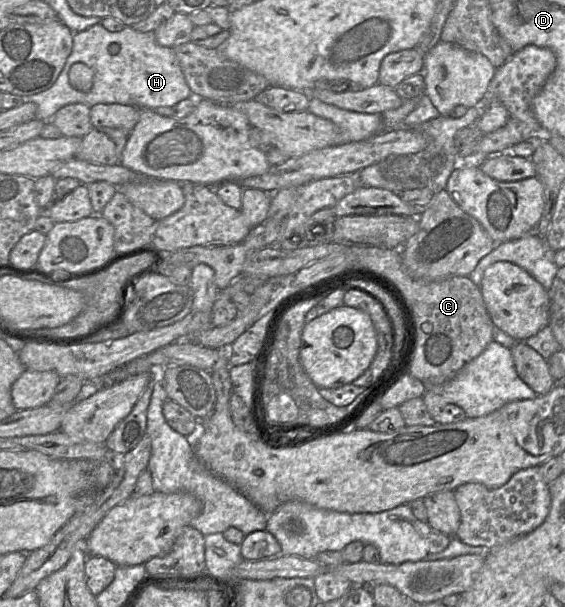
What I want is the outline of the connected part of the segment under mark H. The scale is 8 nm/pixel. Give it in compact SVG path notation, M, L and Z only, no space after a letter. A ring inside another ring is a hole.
M100 23L74 33L72 52L56 82L49 89L27 97L25 101L36 104L35 119L50 122L54 114L68 104L82 103L92 107L117 103L154 110L157 107L174 107L190 97L194 96L173 47L160 45L154 31L139 32L132 26L125 26L121 31L111 32ZM112 43L118 43L121 47L116 55L109 51ZM76 62L85 63L94 72L94 83L88 92L79 91L70 84L69 70Z

